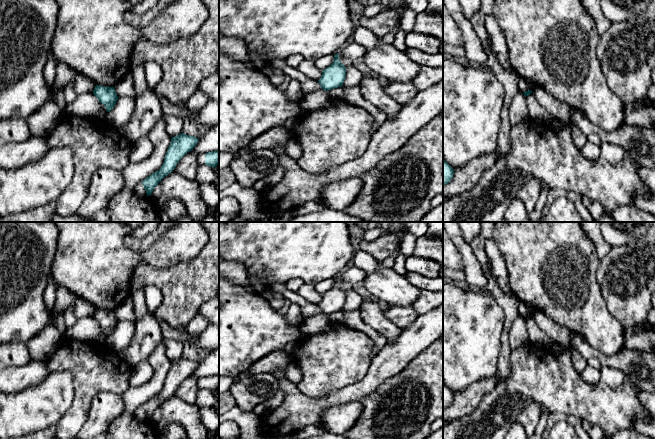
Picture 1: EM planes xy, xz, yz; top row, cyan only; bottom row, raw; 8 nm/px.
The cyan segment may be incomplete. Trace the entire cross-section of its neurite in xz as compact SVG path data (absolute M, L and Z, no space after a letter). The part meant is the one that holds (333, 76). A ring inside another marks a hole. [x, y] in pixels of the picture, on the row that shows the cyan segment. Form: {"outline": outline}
{"outline": "M339 54L334 55L333 63L322 71L318 80L321 88L325 91L342 87L346 76L346 67L340 62Z"}

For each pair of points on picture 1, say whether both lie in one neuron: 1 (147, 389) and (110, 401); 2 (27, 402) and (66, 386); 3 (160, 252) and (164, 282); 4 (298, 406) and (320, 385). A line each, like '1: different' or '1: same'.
1: different
2: same
3: different
4: different

